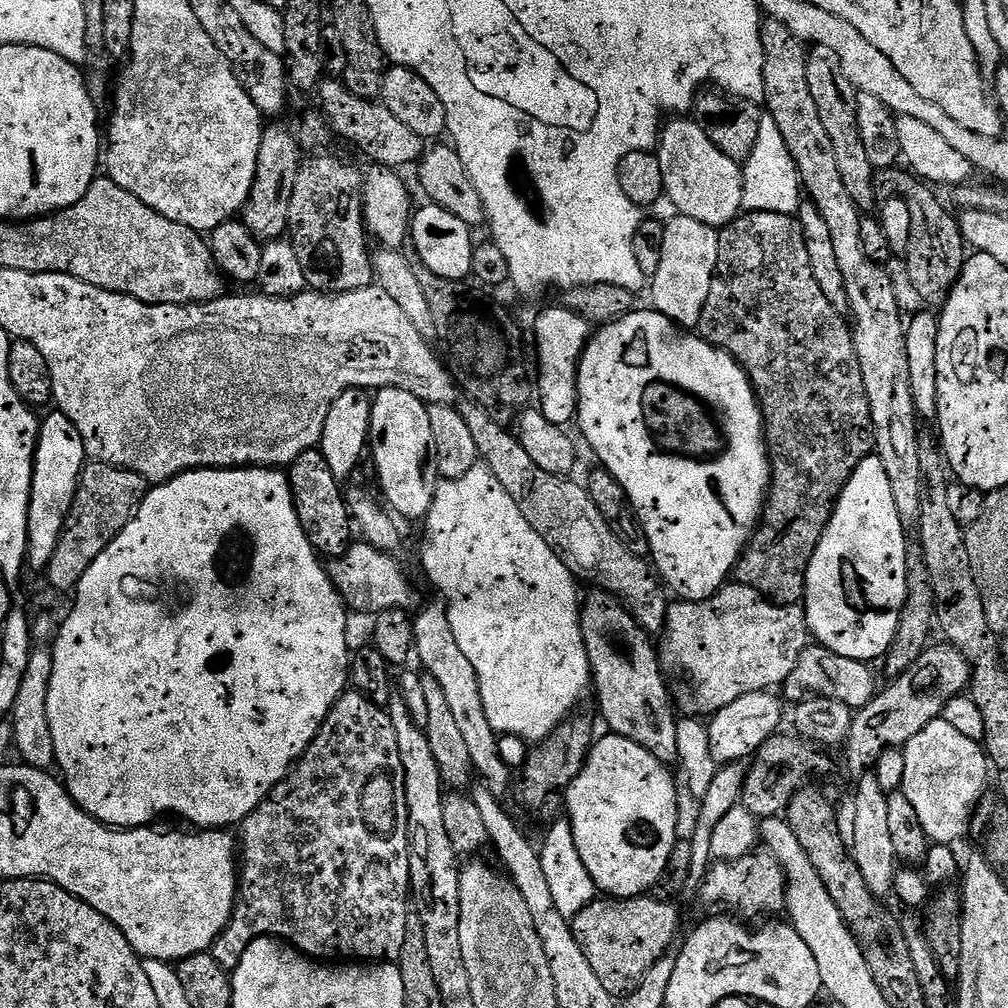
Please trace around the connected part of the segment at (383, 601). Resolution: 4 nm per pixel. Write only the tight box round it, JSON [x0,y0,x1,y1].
[327,542,420,614]

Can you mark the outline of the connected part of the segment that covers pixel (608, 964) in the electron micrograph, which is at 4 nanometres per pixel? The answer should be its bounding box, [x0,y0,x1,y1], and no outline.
[571,894,680,996]

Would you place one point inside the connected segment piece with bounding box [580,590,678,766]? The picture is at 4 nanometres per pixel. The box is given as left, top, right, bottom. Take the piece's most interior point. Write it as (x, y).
(633, 696)

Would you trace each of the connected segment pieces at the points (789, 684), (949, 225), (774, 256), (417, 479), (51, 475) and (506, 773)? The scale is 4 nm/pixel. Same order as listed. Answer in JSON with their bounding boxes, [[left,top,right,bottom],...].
[[782,643,878,710],[875,166,966,308],[698,211,876,604],[368,388,438,521],[28,410,86,573],[413,598,514,798]]

